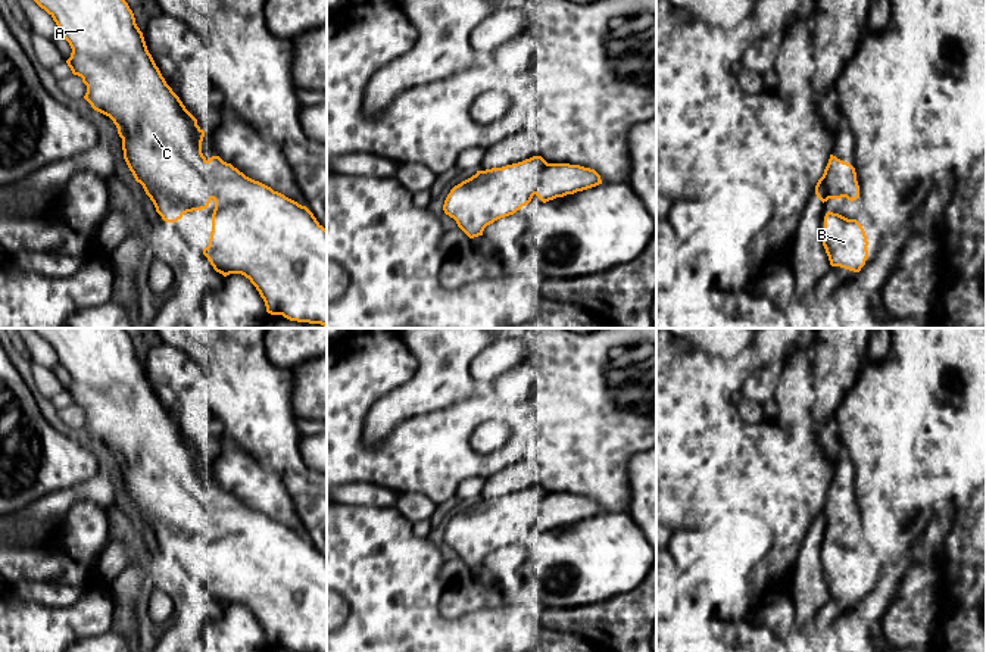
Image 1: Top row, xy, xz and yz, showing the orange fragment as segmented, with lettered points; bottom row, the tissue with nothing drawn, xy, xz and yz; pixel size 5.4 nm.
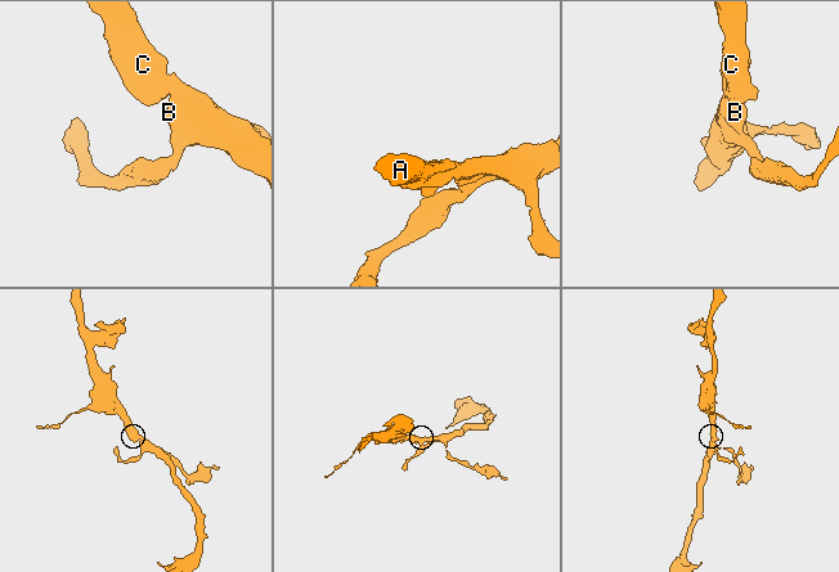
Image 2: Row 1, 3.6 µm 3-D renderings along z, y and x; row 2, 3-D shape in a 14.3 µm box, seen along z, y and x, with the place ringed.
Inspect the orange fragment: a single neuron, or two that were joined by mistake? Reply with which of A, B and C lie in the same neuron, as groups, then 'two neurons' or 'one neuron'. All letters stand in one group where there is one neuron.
A B C; one neuron

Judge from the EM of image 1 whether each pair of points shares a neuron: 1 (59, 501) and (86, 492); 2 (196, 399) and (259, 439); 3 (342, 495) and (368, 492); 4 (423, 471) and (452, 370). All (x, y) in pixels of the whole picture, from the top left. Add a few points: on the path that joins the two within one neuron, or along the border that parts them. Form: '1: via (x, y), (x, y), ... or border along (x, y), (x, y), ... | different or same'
1: via (65, 499), (80, 492) | same
2: border along (209, 381), (209, 404), (218, 421) | different
3: via (348, 495), (362, 495) | same
4: border along (471, 395), (451, 405), (406, 418) | different

